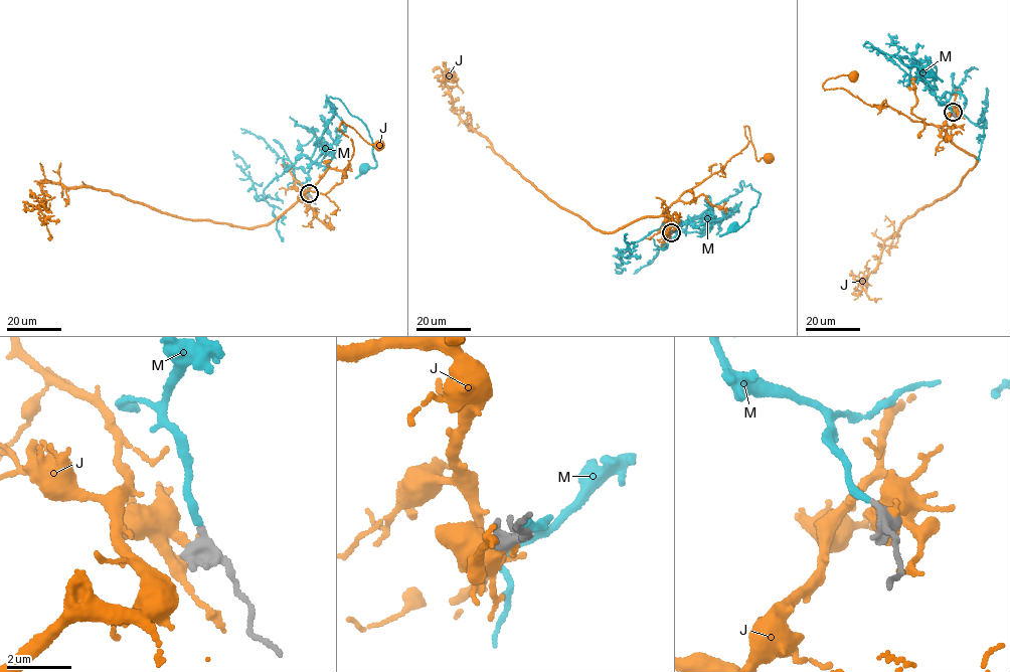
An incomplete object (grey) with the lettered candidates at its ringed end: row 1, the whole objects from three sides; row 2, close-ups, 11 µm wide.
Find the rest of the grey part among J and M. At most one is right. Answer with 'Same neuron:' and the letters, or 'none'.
Same neuron: M

